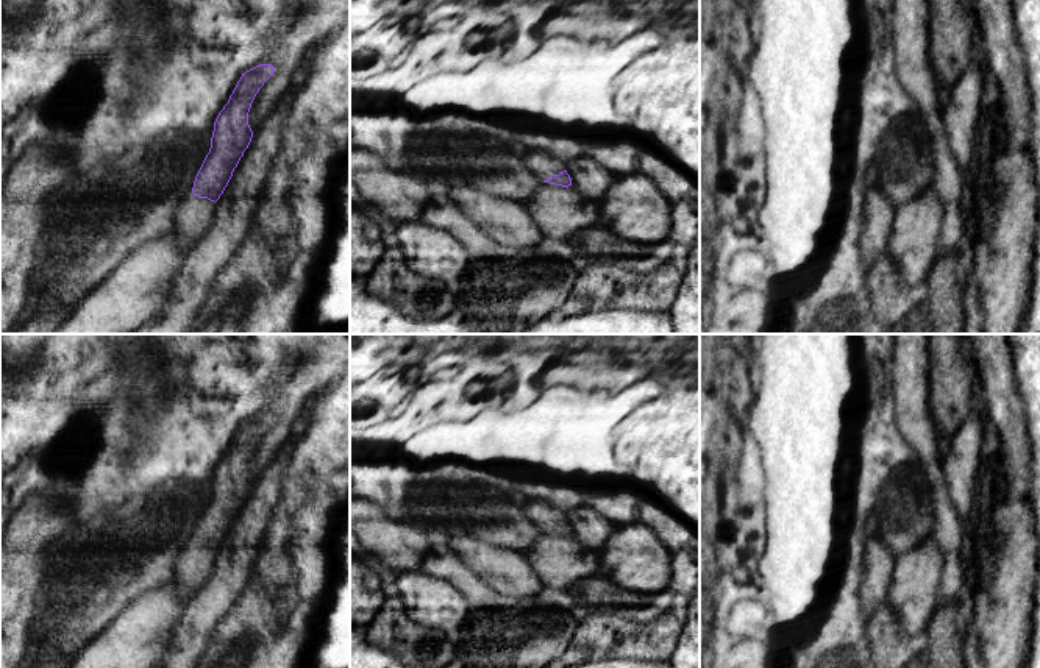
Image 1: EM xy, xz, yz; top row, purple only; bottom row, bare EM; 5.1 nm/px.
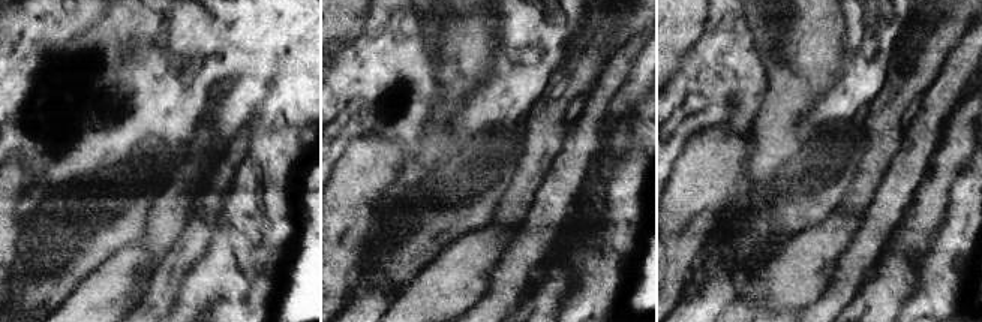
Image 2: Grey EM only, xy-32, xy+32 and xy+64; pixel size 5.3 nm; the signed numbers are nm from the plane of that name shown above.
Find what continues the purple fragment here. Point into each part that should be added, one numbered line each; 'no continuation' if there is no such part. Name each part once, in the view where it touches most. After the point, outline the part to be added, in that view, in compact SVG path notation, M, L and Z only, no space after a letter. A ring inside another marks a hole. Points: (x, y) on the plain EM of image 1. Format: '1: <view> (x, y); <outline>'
1: xy (194, 565); M192 542L178 554L173 567L172 585L183 604L200 590L215 567L215 553L208 548L198 548Z

